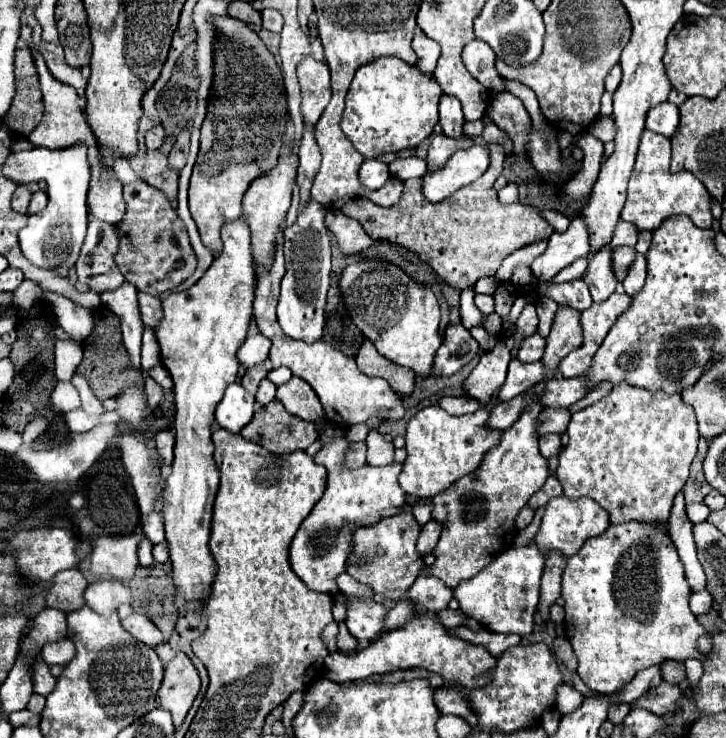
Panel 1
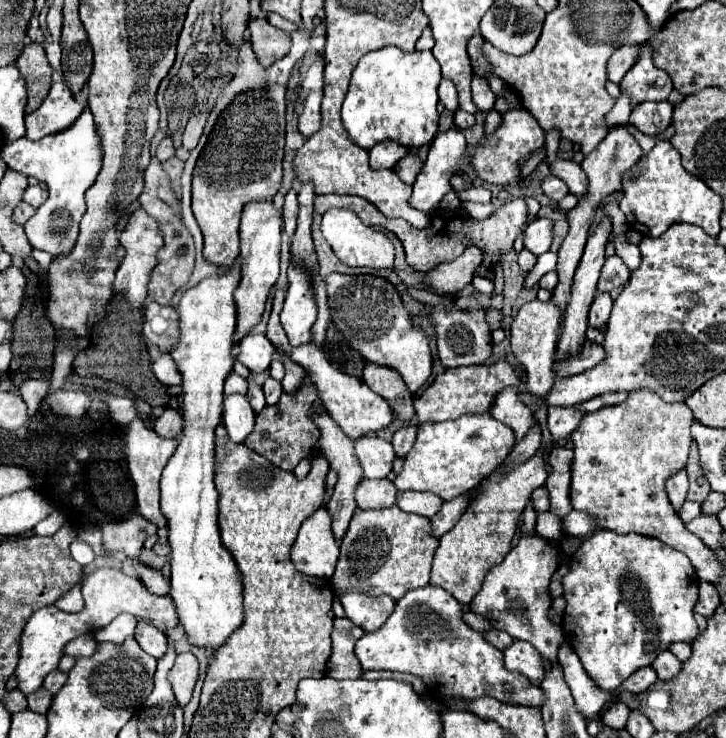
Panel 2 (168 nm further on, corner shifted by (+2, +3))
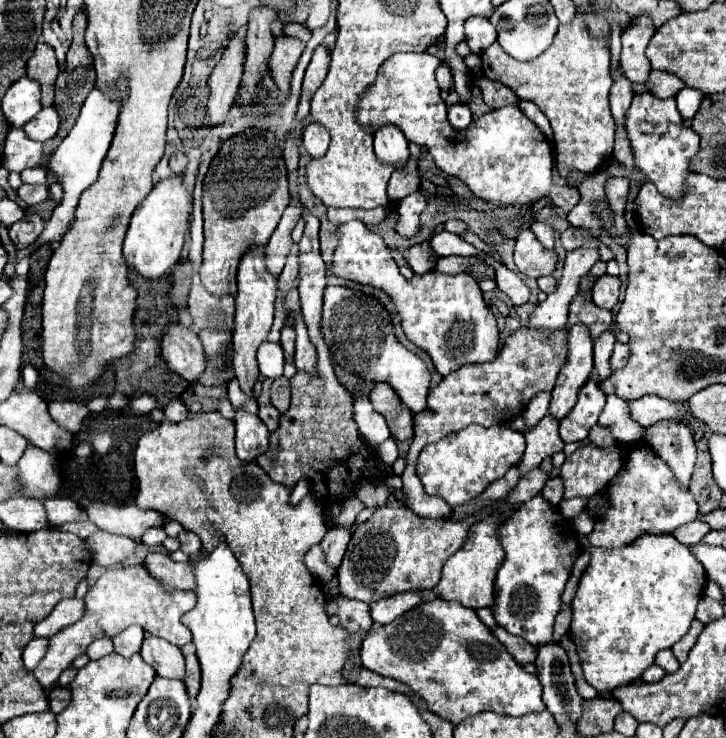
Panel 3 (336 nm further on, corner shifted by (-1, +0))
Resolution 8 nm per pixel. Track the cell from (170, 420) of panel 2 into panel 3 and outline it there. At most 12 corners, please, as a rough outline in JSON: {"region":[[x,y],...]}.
{"region":[[180,400],[164,408],[164,420],[178,424],[188,418],[188,410]]}

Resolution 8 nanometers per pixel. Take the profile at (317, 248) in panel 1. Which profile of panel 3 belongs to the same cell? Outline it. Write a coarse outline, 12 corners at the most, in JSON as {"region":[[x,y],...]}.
{"region":[[294,314],[298,370],[314,374],[316,348],[308,338],[304,316]]}

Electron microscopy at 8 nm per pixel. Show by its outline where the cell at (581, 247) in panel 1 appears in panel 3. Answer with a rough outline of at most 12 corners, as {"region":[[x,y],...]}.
{"region":[[494,264],[496,284],[514,306],[530,298],[526,286],[506,266]]}

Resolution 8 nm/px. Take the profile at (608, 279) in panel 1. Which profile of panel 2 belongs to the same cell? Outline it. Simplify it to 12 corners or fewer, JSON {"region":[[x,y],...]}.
{"region":[[597,293],[589,325],[601,329],[607,325],[613,299],[609,293]]}

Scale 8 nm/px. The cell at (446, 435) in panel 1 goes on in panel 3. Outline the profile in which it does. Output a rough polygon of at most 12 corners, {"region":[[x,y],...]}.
{"region":[[470,424],[422,448],[416,472],[452,508],[524,454],[504,424]]}

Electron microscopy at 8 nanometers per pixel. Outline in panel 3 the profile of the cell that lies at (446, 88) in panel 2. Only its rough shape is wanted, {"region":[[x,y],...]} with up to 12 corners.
{"region":[[442,62],[436,80],[442,90],[452,88],[450,68]]}

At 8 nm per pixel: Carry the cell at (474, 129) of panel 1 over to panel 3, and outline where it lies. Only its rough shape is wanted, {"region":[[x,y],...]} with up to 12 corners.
{"region":[[466,104],[448,110],[448,122],[456,130],[472,124],[472,112]]}

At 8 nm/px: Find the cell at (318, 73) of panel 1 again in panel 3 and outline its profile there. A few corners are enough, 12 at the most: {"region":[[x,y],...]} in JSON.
{"region":[[310,122],[302,144],[310,156],[324,156],[330,134],[324,126]]}

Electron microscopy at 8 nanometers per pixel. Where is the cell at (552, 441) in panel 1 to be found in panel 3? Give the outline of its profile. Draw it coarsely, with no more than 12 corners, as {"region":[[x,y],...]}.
{"region":[[590,378],[560,420],[564,442],[582,442],[606,396]]}

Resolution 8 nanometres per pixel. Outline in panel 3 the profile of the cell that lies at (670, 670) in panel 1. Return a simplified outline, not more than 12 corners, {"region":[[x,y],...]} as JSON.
{"region":[[662,650],[656,656],[660,664],[666,672],[676,672],[680,666],[674,658],[672,650]]}

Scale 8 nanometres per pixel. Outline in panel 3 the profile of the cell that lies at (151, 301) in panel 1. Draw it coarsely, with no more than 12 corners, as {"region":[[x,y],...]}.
{"region":[[170,322],[160,344],[172,372],[194,382],[204,348],[192,328]]}

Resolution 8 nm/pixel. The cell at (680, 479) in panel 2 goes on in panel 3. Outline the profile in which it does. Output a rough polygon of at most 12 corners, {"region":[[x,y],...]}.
{"region":[[658,422],[644,438],[686,490],[696,460],[690,428]]}

